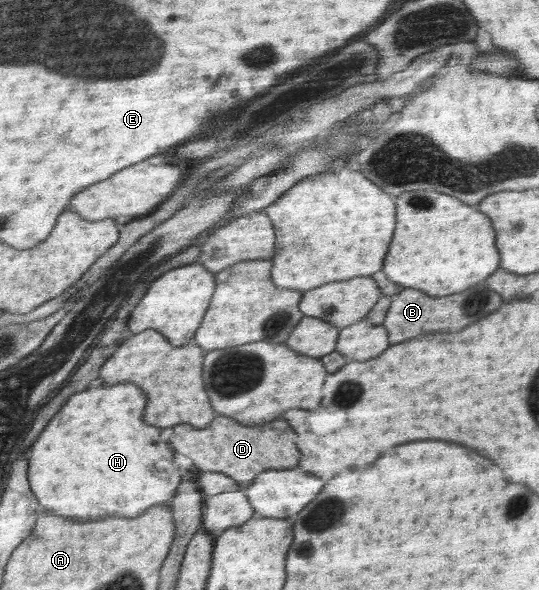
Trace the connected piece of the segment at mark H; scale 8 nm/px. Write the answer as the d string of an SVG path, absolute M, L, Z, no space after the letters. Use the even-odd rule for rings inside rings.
M130 382L88 387L66 400L40 433L38 441L34 441L28 455L27 478L31 492L40 499L42 511L78 519L98 519L106 515L135 518L156 504L168 503L176 495L183 479L174 462L175 451L168 447L168 442L158 441L158 427L148 427L142 421L146 403L148 396L142 388Z

